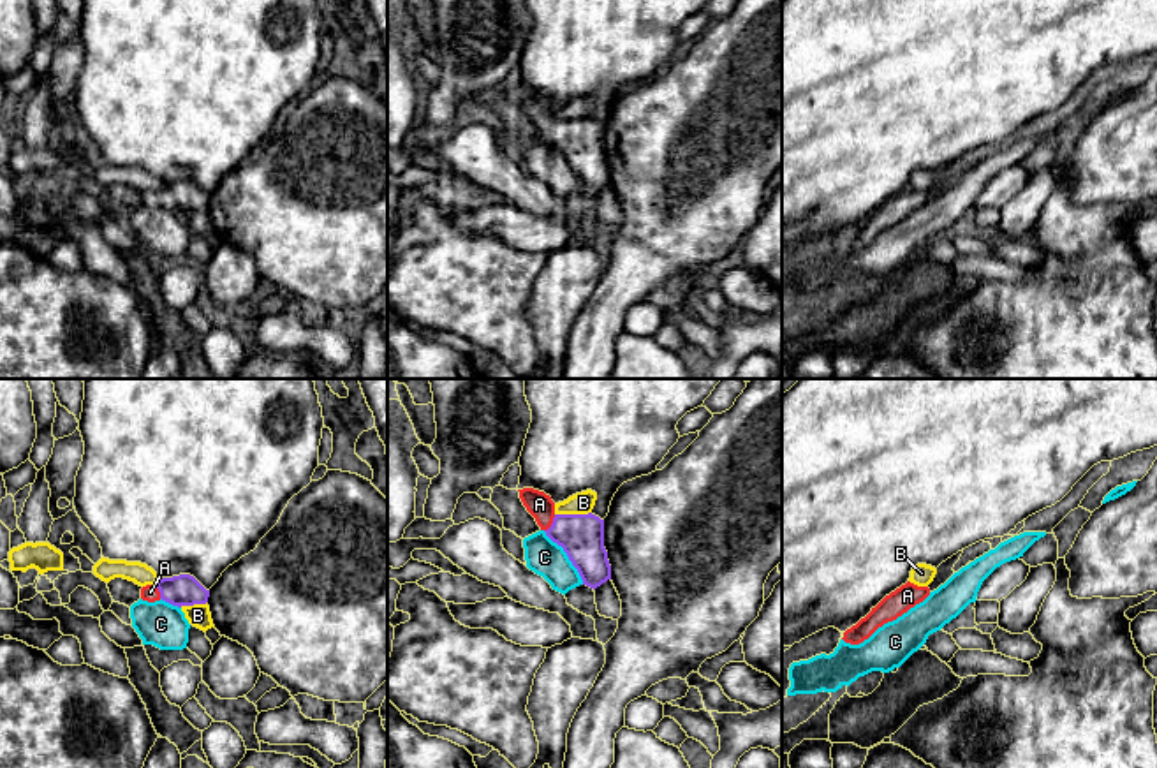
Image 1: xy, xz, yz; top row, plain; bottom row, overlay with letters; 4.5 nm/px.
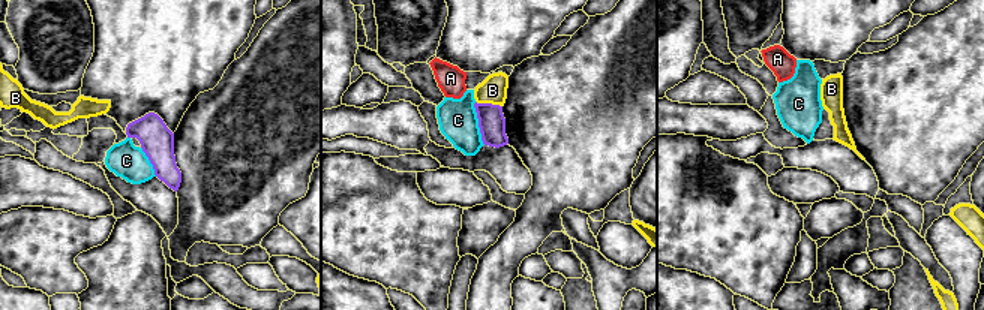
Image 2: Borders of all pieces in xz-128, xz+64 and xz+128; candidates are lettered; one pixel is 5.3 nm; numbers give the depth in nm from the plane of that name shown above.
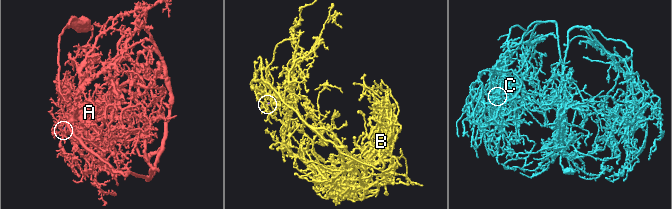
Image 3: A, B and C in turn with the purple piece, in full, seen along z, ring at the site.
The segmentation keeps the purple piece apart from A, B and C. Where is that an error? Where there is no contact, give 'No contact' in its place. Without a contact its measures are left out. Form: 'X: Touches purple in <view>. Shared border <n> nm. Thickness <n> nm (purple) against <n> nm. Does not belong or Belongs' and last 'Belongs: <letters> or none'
A: Touches purple in xz. Shared border 90 nm. Thickness 200 nm (purple) against 120 nm. Belongs
B: Touches purple in xz. Shared border 170 nm. Thickness 200 nm (purple) against 100 nm. Does not belong
C: Touches purple in xz. Shared border 320 nm. Thickness 200 nm (purple) against 160 nm. Does not belong
Belongs: A

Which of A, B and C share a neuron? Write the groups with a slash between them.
A / B / C

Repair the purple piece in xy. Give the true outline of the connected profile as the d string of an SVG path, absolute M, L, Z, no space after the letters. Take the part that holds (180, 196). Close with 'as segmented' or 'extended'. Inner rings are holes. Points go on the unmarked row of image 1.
M180 180L173 183L162 183L155 190L141 194L141 204L148 208L166 206L173 211L194 211L206 210L210 196L206 196L194 181Z; extended

